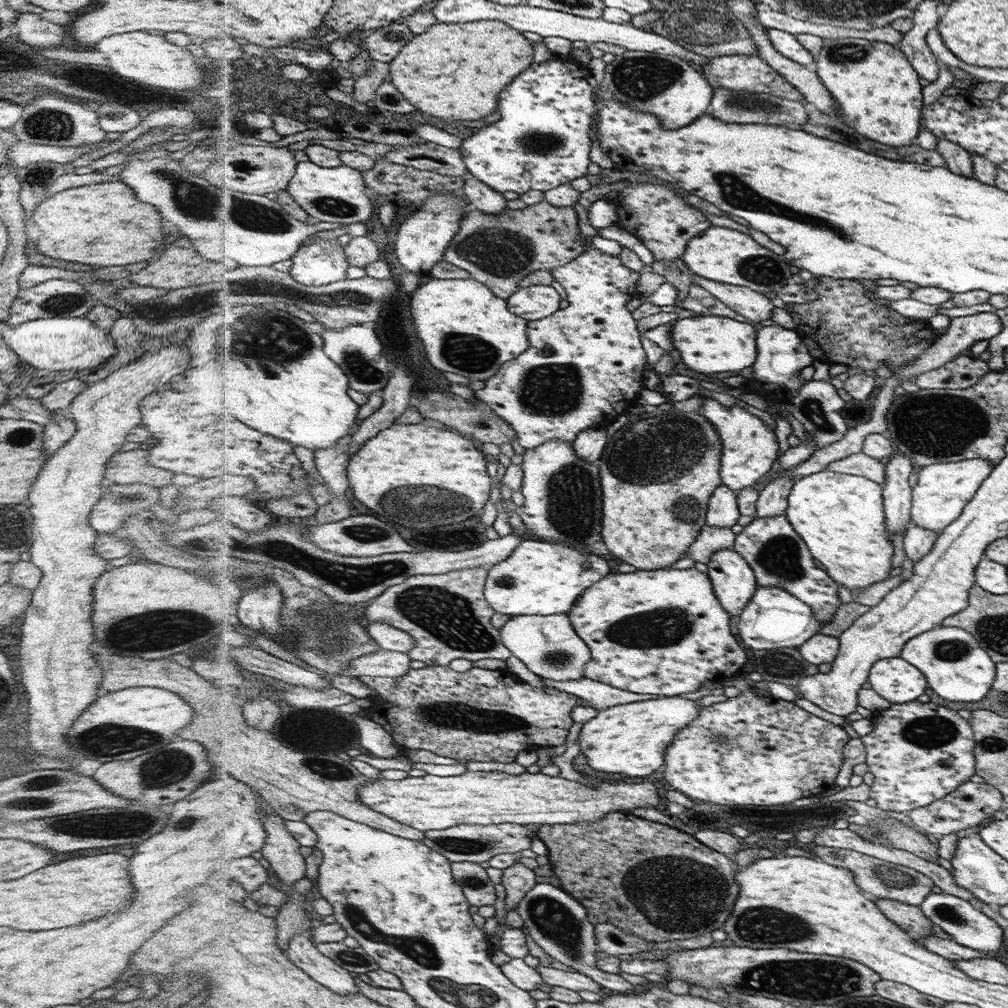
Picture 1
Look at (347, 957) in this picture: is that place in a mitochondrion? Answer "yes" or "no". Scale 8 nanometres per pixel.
yes

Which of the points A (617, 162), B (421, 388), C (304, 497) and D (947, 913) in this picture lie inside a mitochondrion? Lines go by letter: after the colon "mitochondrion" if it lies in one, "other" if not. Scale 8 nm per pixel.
A: other
B: other
C: other
D: mitochondrion

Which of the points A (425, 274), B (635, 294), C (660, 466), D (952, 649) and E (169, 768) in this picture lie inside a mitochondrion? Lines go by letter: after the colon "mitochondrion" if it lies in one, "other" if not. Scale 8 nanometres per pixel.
A: other
B: other
C: mitochondrion
D: mitochondrion
E: mitochondrion

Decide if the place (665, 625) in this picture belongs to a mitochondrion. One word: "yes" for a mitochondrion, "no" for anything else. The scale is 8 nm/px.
yes

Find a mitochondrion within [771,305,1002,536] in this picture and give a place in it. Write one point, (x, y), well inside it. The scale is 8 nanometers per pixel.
(923, 440)

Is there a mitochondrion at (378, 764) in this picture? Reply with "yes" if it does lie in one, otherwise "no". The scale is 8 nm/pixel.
no

